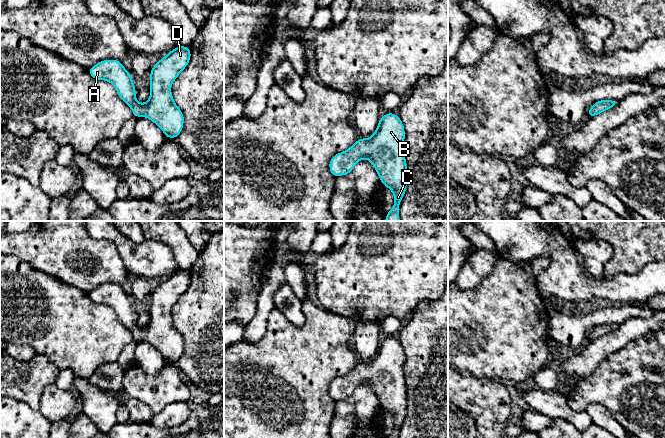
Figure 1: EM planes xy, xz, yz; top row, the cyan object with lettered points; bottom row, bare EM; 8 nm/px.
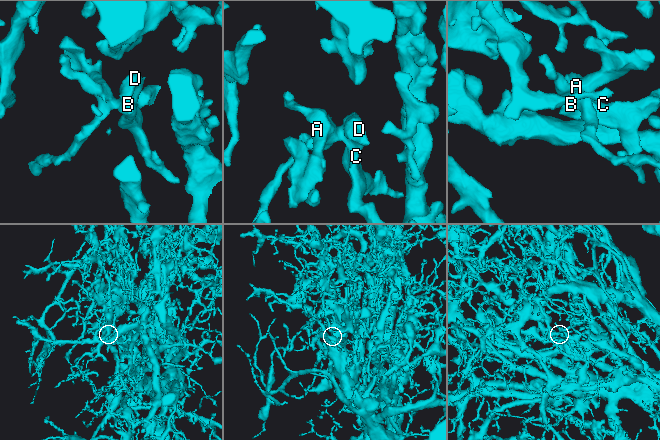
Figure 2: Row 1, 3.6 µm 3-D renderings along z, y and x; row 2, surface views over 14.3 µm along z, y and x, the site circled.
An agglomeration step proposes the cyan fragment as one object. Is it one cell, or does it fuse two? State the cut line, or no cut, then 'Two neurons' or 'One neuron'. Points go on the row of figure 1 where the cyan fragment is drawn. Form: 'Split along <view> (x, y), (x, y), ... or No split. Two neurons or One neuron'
No split. One neuron

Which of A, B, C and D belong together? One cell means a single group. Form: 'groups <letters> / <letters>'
groups A B C D

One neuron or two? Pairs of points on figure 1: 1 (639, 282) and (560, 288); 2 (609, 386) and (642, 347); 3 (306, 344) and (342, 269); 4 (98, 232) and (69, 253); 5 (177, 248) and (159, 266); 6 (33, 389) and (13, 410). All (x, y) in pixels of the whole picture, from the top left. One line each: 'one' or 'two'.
1: one
2: one
3: two
4: two
5: two
6: two

